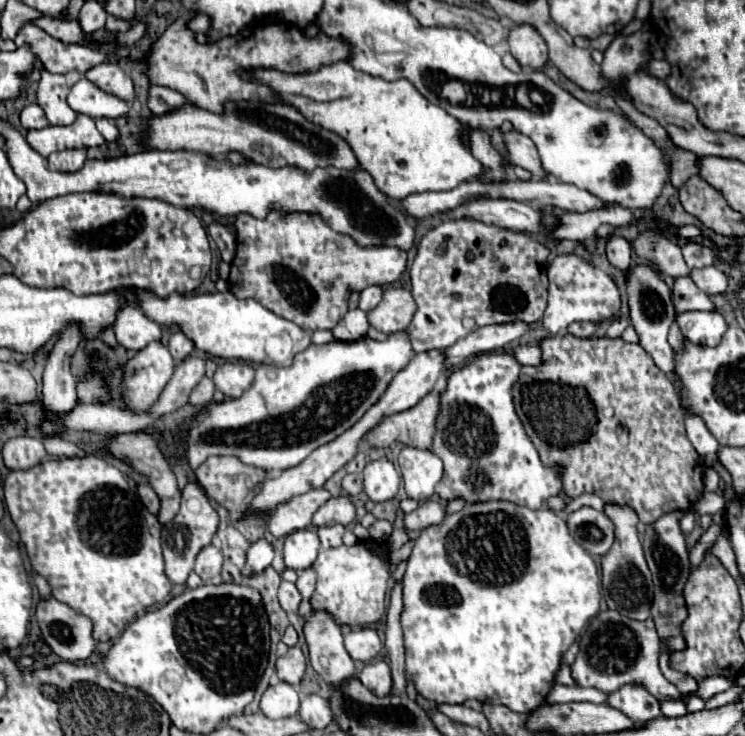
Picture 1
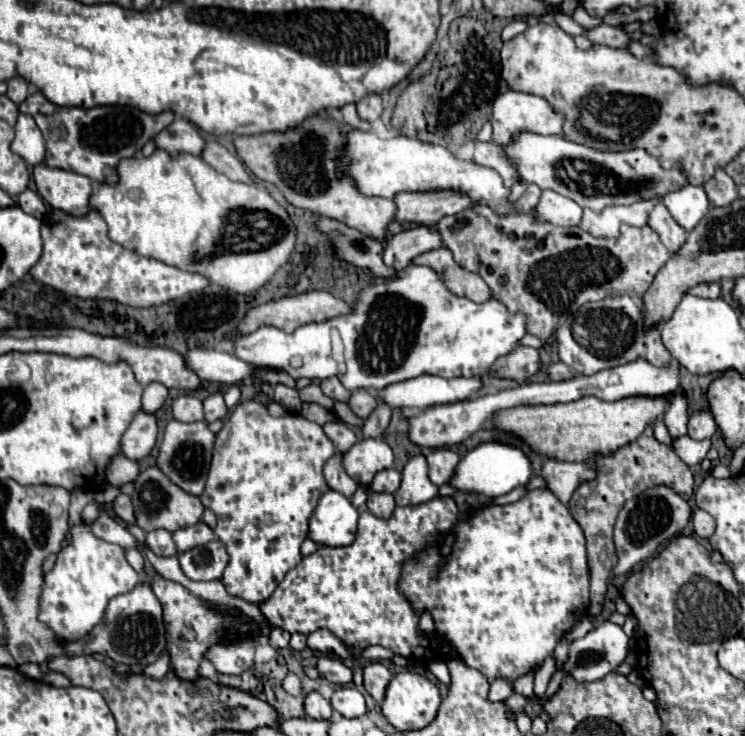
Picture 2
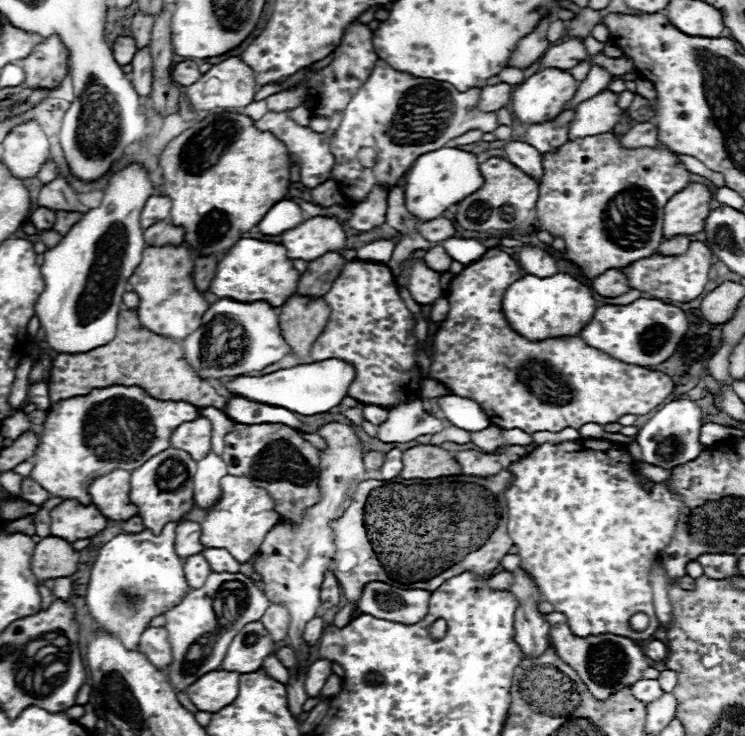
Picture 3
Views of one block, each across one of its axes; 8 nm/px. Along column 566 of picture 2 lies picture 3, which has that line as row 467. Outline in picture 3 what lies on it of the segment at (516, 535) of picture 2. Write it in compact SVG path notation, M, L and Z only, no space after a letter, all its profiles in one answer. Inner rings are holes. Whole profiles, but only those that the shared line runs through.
M580 438L576 442L562 442L562 444L542 444L536 450L532 450L528 456L524 456L520 462L514 462L508 466L514 474L512 486L506 490L506 500L508 500L508 534L514 540L514 548L518 550L520 556L520 566L528 570L534 578L536 584L540 586L540 594L544 594L544 600L554 604L556 612L564 612L568 616L568 624L572 626L572 632L576 636L590 636L590 634L616 634L624 636L630 640L646 640L658 630L656 614L654 614L654 604L652 604L652 588L648 582L648 572L652 566L652 558L656 554L662 554L672 540L672 534L676 530L676 518L678 510L682 506L680 496L670 492L664 484L656 484L652 494L644 492L644 488L638 484L634 468L632 468L632 458L628 450L624 450L620 444L608 442L608 440L594 440L594 438ZM638 612L644 612L650 618L650 624L646 630L632 630L630 618Z

